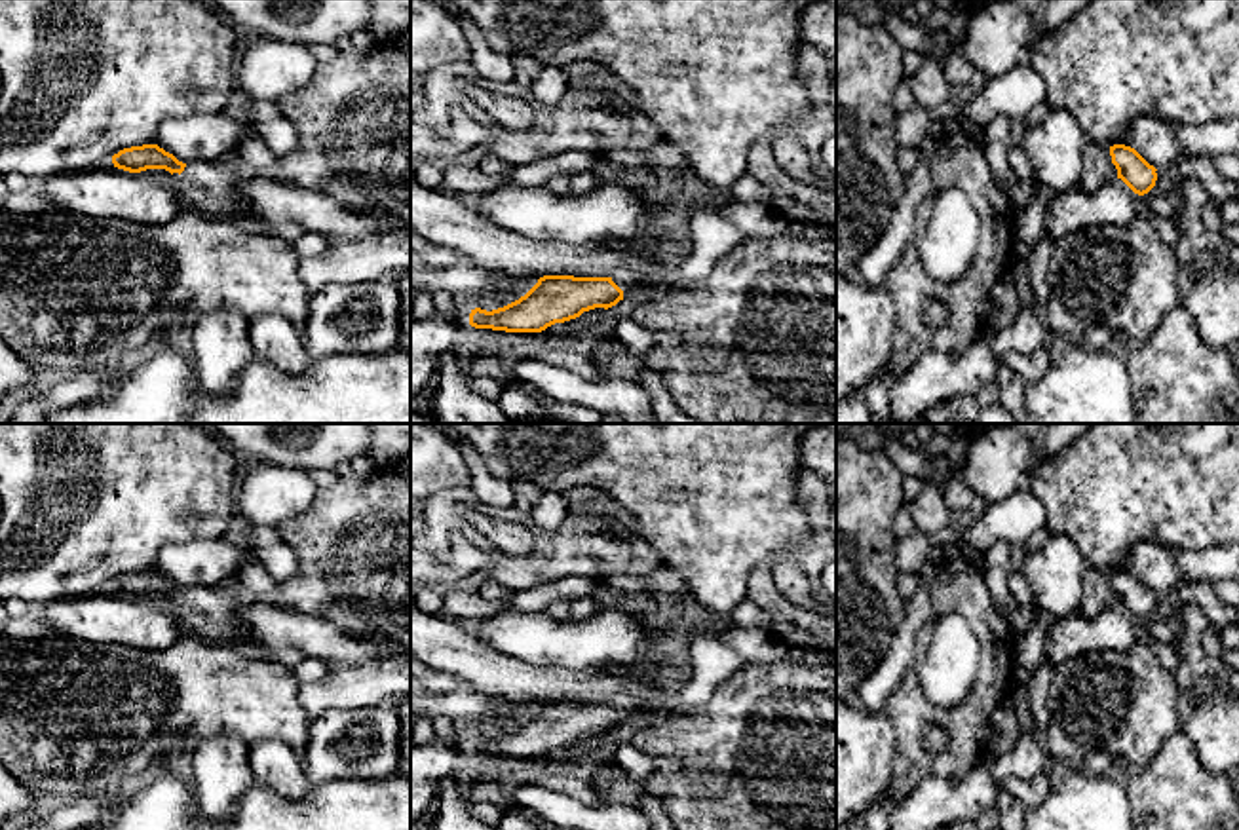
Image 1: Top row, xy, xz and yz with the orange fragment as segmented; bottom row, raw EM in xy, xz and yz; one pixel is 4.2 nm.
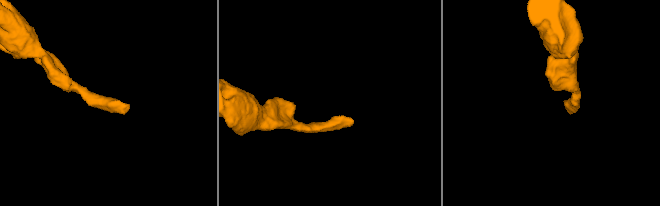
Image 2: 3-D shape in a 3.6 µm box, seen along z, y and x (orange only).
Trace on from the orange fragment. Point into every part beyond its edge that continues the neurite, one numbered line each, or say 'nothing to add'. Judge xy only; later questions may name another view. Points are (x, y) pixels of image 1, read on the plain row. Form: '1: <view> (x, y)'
1: xy (208, 612)

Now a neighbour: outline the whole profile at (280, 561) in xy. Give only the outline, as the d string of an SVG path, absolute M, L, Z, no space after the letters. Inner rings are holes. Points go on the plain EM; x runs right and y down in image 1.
M251 526L245 532L243 543L255 551L260 564L276 581L296 574L298 558L295 551L283 543L276 528Z

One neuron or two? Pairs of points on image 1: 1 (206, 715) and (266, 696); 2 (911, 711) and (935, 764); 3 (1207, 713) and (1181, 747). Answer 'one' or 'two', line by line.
1: one
2: one
3: two

